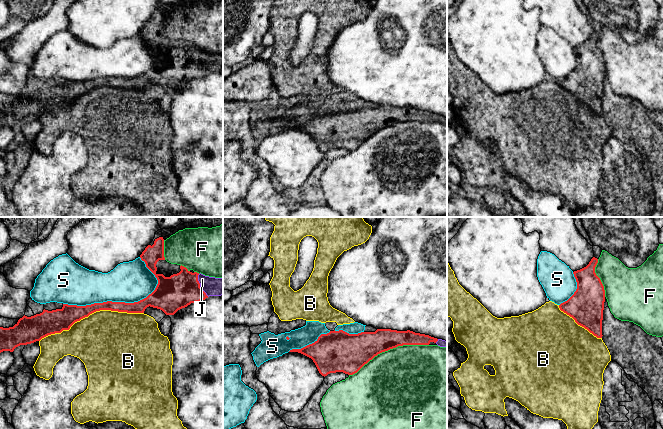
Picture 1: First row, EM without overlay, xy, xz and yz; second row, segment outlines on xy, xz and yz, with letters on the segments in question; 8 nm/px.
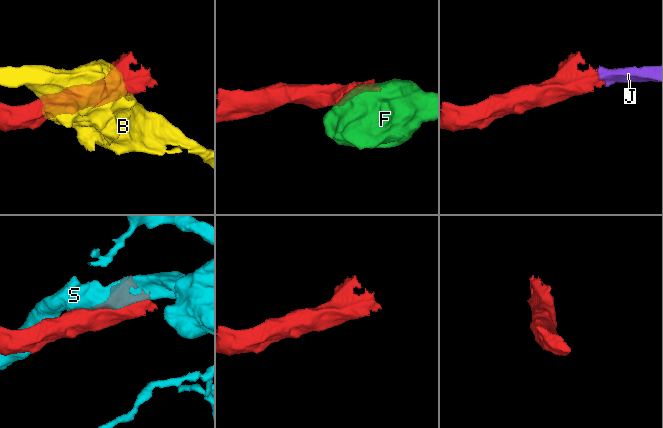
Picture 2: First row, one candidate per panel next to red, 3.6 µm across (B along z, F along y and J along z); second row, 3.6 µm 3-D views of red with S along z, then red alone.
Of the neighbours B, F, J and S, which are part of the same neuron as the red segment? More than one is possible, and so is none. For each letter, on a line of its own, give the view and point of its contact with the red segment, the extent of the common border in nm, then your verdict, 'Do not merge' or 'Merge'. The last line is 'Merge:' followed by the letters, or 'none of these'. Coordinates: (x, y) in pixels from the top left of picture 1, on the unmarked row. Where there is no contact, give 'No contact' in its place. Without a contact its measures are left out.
B: Touches red at xy (91, 89). Shared border 850 nm. Do not merge
F: Touches red at xz (388, 125). Shared border 700 nm. Do not merge
J: Touches red at xy (199, 61). Shared border 200 nm. Merge
S: Touches red at xy (113, 78). Shared border 800 nm. Do not merge
Merge: J

